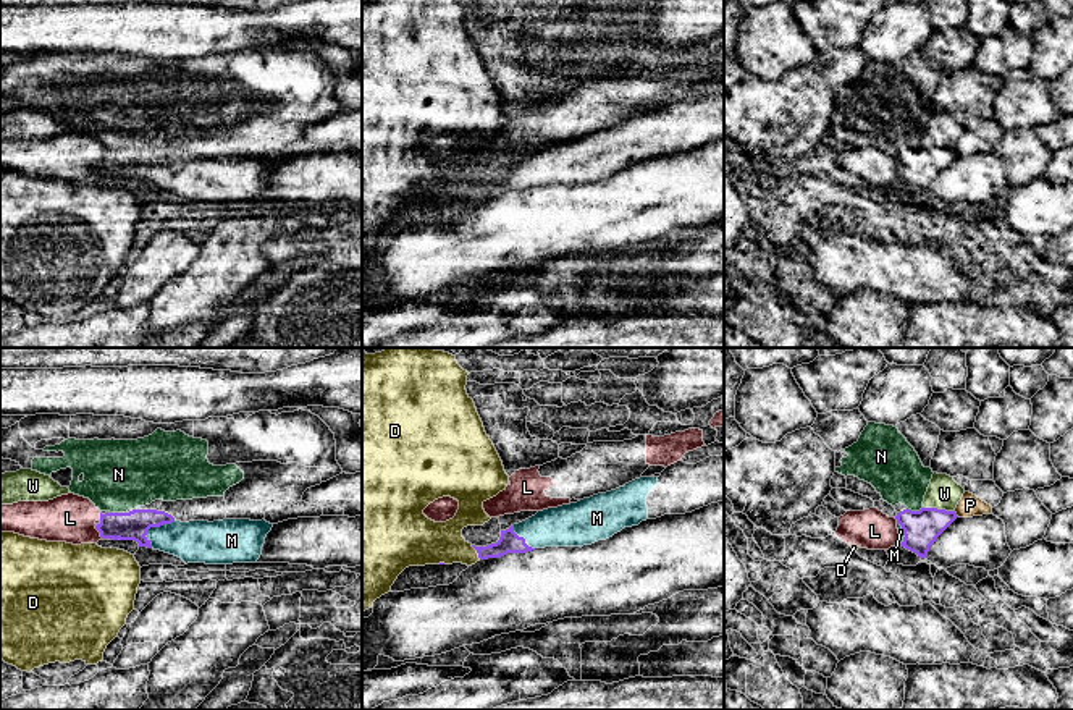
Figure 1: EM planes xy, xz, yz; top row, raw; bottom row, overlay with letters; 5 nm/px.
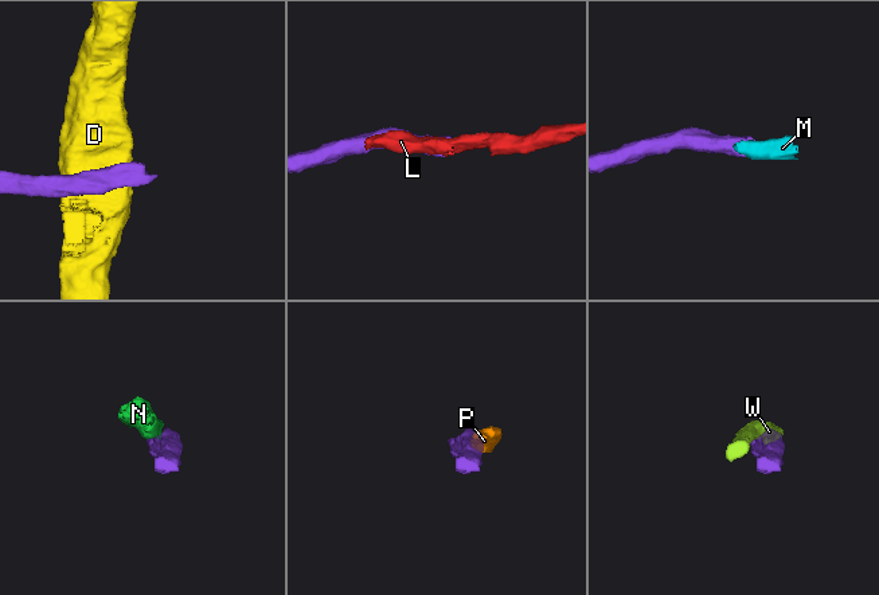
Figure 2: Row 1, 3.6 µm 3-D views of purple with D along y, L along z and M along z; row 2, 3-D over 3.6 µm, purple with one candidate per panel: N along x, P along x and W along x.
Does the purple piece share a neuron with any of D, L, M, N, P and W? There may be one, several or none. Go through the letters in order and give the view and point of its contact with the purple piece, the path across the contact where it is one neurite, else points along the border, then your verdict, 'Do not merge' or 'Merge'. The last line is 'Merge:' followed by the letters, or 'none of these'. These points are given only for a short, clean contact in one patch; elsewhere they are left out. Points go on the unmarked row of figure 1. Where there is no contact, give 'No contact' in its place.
D: Touches purple at xz (477, 190). Do not merge
L: Touches purple at xy (99, 169). Do not merge
M: Touches purple at xy (152, 164). Path across: xy (126, 164), (152, 164), (168, 173), (196, 178). Merge
N: Touches purple at yz (915, 149). Boundary: yz (907, 144), (912, 147), (923, 146). Do not merge
P: Touches purple at yz (955, 152). Boundary: yz (954, 149), (959, 154). Do not merge
W: Touches purple at yz (939, 147). Do not merge
Merge: M

